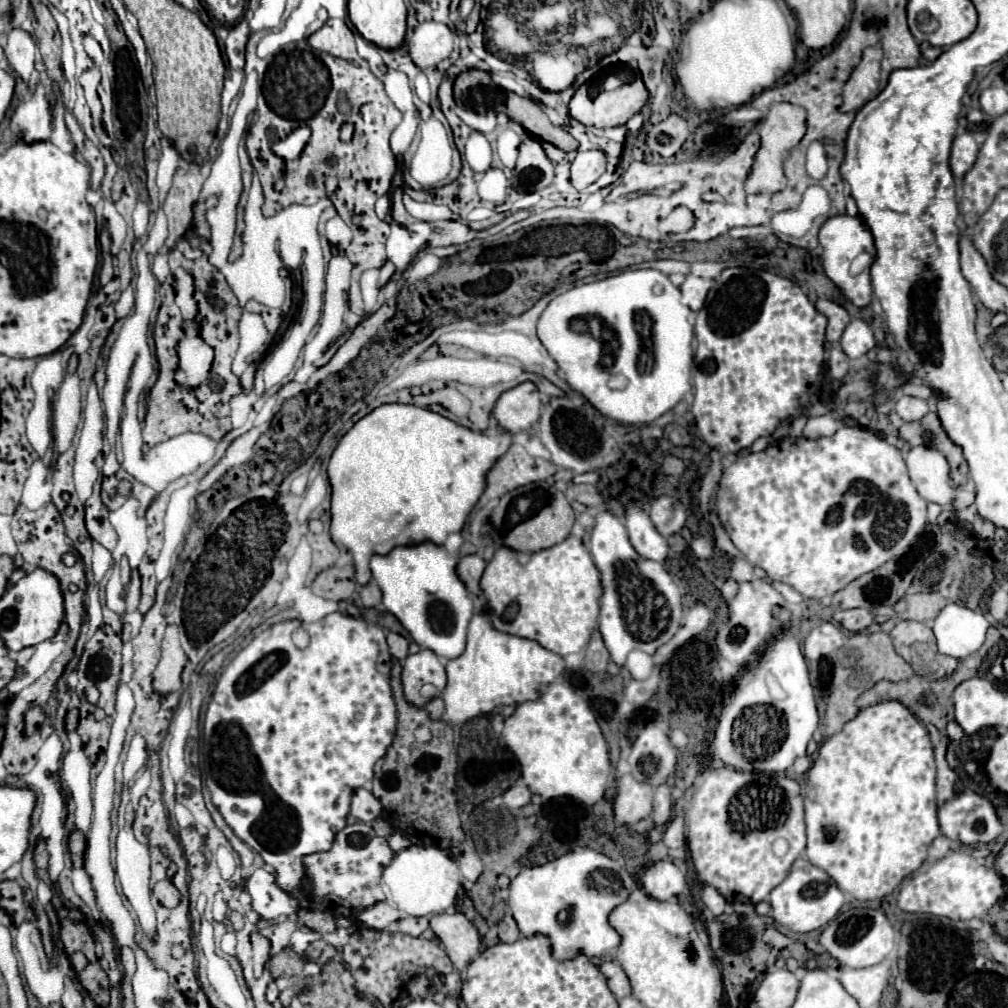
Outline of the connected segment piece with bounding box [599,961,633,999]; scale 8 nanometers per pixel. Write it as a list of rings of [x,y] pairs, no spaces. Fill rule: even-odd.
[[[607,961],[607,963],[603,963],[599,969],[601,969],[601,973],[607,977],[607,985],[609,985],[609,989],[613,991],[613,995],[615,995],[617,999],[629,997],[629,995],[633,993],[631,983],[629,983],[629,977],[627,977],[627,973],[623,971],[623,967],[621,967],[619,963]]]

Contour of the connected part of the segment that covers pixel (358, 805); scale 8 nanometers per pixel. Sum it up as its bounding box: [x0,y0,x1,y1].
[351,789,383,823]

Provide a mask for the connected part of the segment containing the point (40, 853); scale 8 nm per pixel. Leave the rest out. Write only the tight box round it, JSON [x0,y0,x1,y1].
[35,839,49,871]

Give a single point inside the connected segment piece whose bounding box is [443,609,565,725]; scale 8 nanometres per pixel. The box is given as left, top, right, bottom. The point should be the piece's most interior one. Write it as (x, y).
(496, 669)

